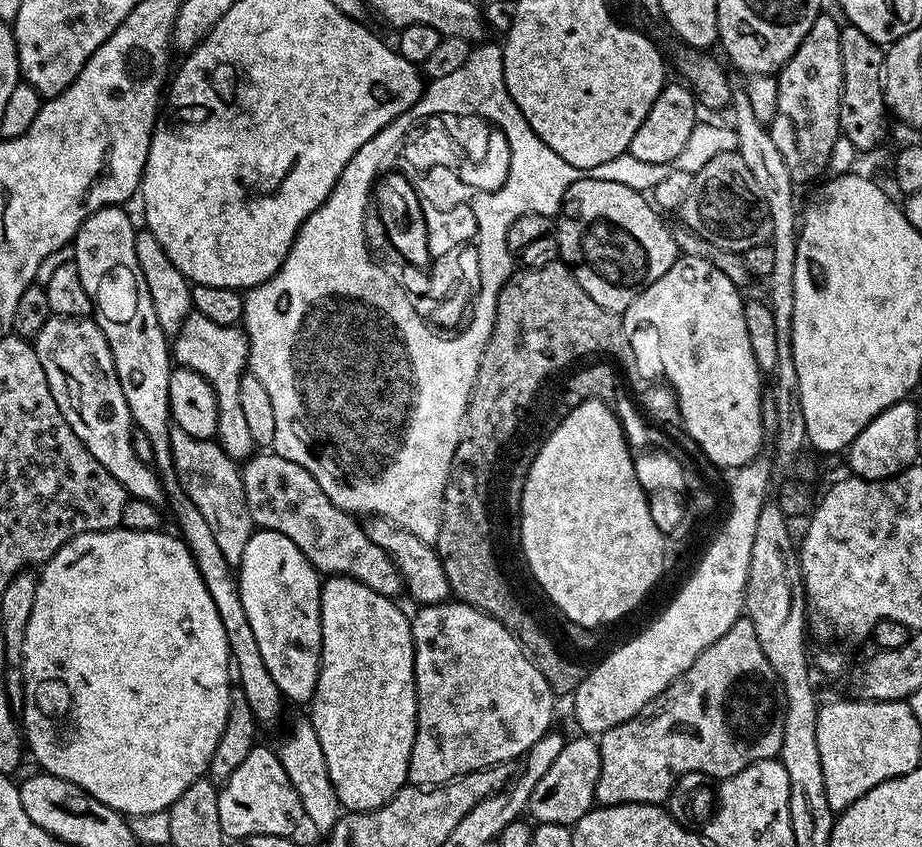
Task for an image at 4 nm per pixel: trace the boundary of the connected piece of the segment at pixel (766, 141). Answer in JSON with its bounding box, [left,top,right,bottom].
[730,86,798,339]

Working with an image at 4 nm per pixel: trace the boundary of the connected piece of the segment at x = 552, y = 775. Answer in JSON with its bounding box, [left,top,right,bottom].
[527,734,601,825]

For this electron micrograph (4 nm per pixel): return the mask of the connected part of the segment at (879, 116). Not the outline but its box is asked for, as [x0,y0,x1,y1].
[840,23,885,154]

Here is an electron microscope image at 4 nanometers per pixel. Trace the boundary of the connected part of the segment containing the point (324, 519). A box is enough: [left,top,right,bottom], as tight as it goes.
[242,454,405,598]

